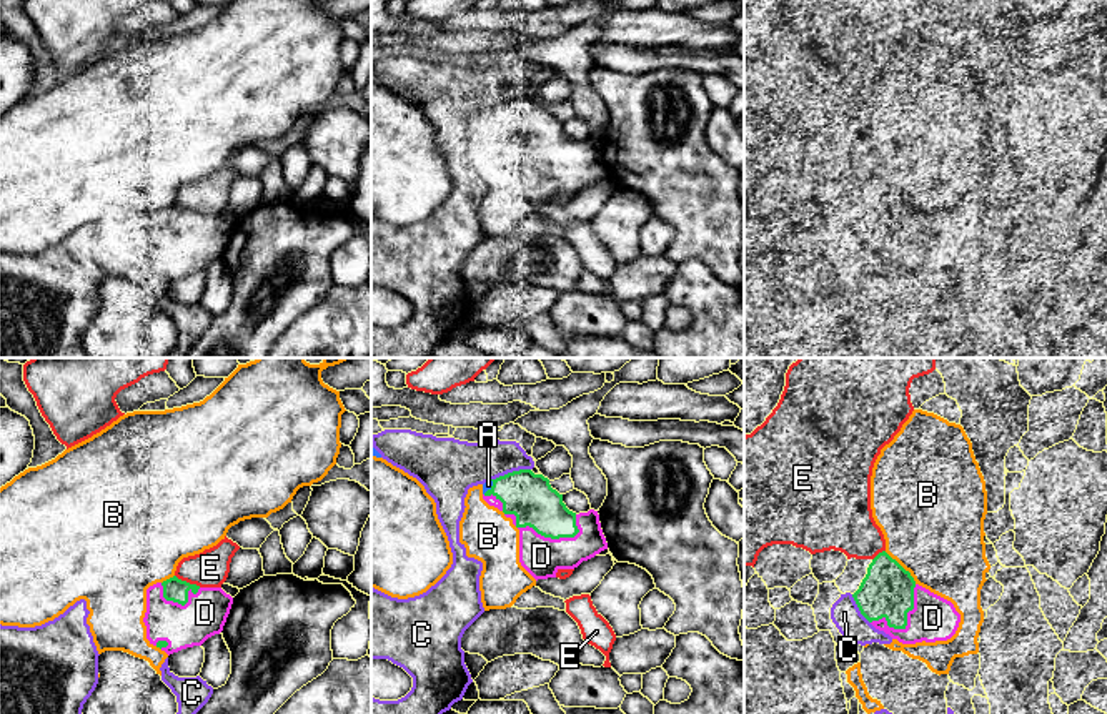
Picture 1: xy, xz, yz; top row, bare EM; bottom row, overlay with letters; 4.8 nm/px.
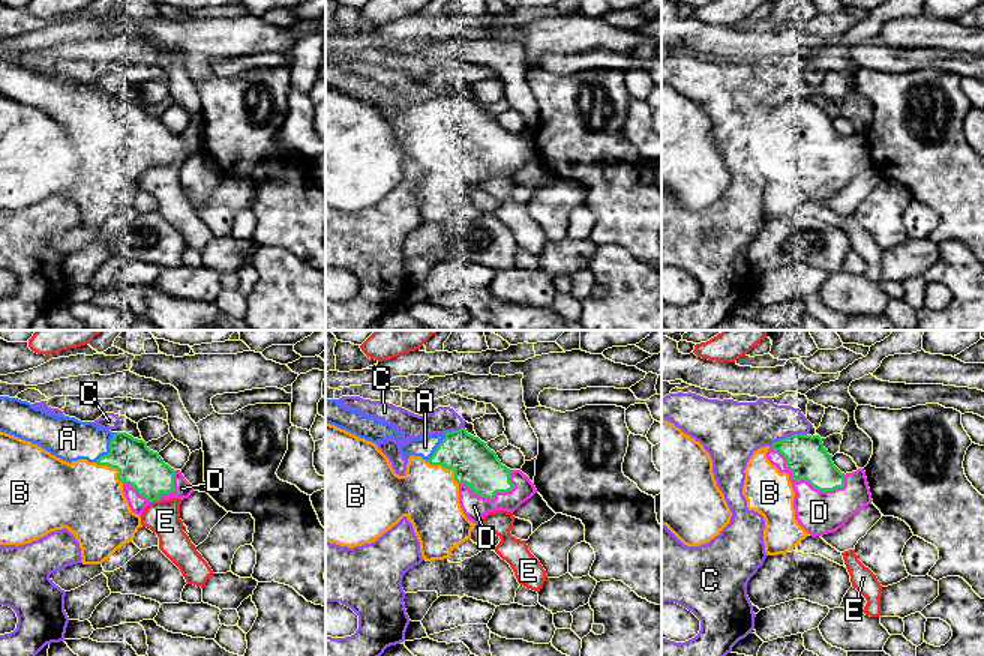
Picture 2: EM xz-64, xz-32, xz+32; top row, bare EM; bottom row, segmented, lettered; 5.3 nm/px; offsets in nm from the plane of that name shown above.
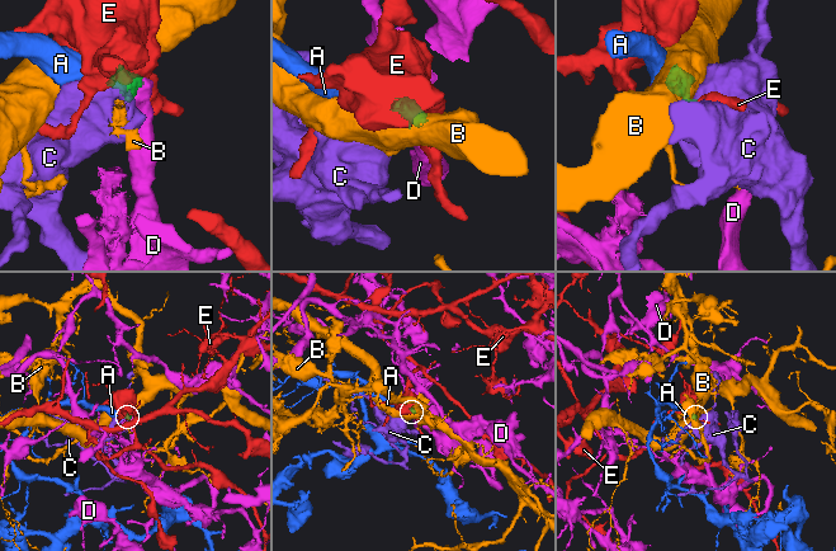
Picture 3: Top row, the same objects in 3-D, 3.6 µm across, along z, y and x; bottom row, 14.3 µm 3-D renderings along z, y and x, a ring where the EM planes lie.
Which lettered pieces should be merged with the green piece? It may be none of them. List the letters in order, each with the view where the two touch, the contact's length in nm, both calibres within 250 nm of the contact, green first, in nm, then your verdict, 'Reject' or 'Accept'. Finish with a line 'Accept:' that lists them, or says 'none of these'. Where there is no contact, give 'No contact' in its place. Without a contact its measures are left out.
A: Touches green in xz. Shared border 80 nm. Thickness 220 nm (green) against 40 nm. Accept
B: Touches green in yz. Shared border 220 nm. Thickness 260 nm (green) against 480 nm. Reject
C: Touches green in xz. Shared border 200 nm. Thickness 220 nm (green) against 240 nm. Reject
D: Touches green in xz. Shared border 380 nm. Thickness 220 nm (green) against 190 nm. Accept
E: Touches green in xy. Shared border 140 nm. Thickness 120 nm (green) against 180 nm. Reject
Accept: A, D

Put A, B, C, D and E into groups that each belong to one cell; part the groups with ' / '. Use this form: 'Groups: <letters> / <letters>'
Groups: A D / B / C / E

